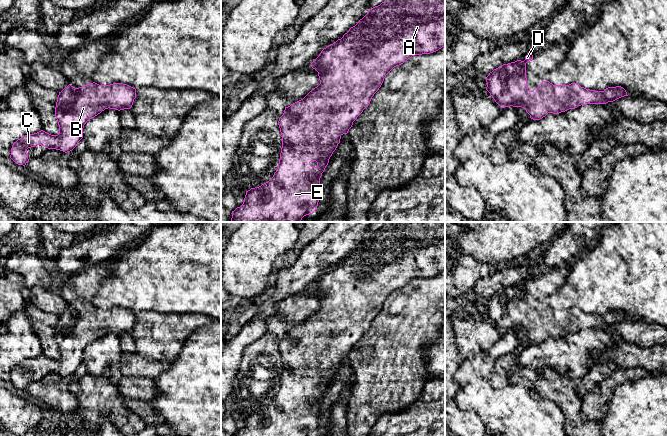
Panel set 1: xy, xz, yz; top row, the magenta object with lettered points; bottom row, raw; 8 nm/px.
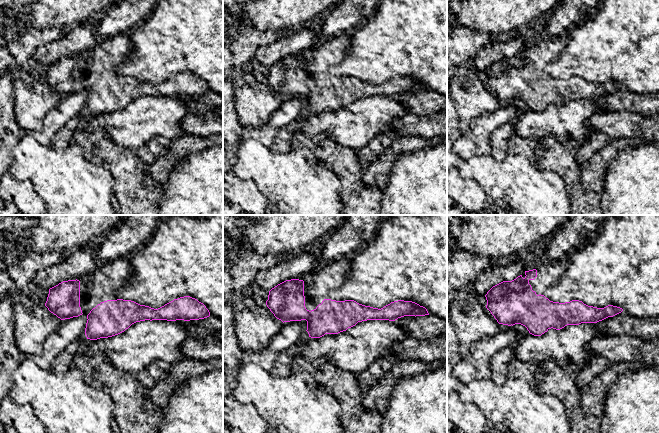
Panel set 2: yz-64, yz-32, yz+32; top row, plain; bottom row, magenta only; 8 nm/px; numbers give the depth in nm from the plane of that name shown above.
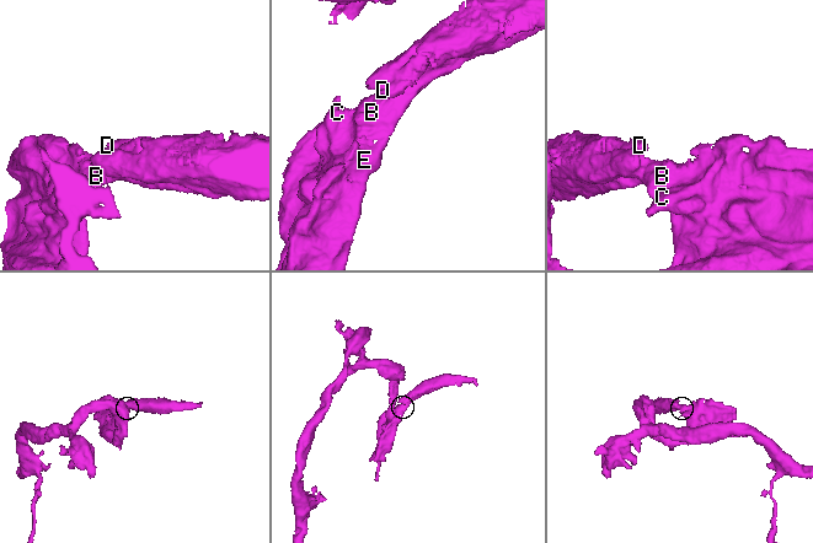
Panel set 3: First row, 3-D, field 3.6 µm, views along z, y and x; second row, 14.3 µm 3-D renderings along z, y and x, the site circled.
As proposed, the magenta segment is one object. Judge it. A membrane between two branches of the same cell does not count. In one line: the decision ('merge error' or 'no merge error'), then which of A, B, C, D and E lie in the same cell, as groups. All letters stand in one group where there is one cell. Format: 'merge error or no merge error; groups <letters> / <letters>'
no merge error; groups A B C D E

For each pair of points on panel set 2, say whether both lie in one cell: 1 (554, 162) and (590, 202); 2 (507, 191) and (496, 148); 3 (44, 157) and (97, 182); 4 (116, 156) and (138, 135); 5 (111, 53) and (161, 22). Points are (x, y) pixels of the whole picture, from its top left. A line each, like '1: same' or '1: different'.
1: same
2: different
3: same
4: different
5: different

